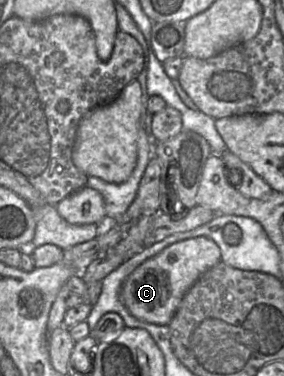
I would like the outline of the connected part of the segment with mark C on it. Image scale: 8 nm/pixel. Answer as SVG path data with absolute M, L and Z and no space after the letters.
M199 236L176 242L143 262L127 277L121 288L121 300L135 318L152 324L169 325L185 294L206 271L220 261L221 250L208 237Z

